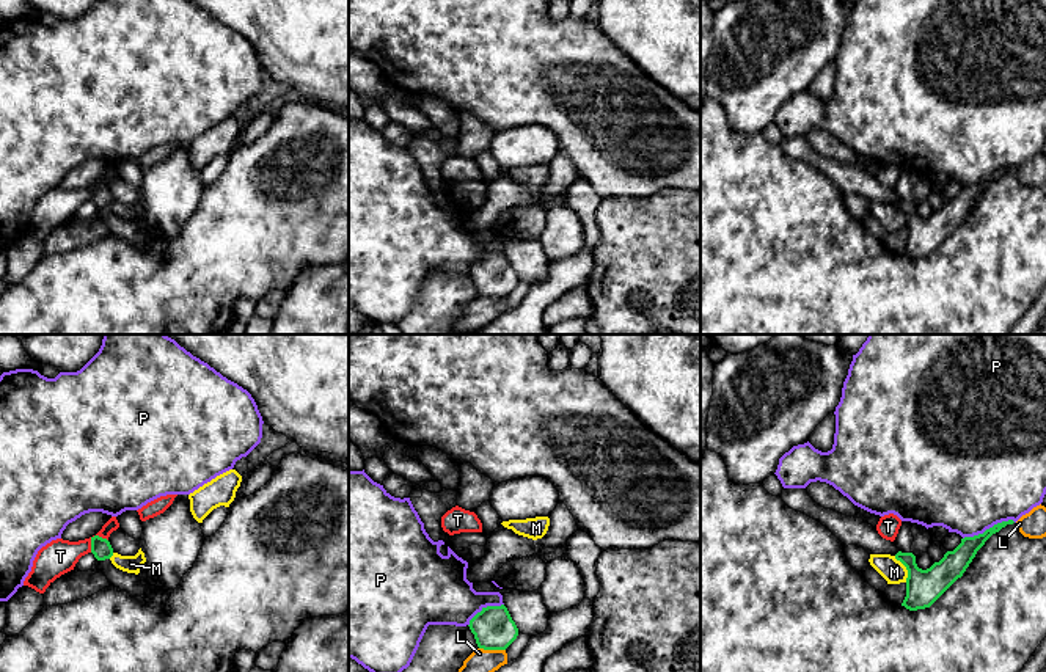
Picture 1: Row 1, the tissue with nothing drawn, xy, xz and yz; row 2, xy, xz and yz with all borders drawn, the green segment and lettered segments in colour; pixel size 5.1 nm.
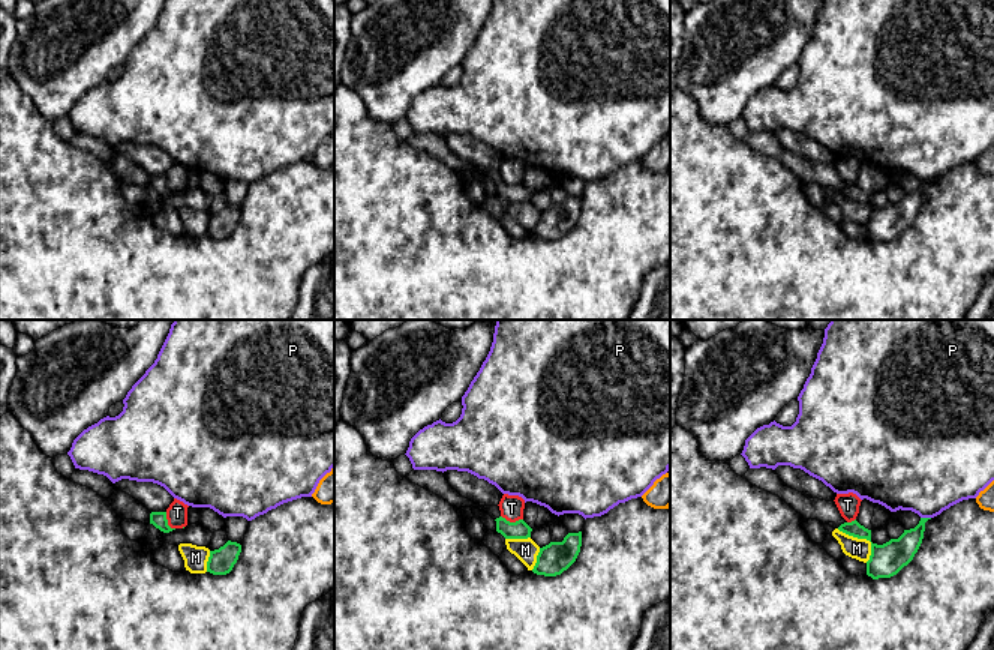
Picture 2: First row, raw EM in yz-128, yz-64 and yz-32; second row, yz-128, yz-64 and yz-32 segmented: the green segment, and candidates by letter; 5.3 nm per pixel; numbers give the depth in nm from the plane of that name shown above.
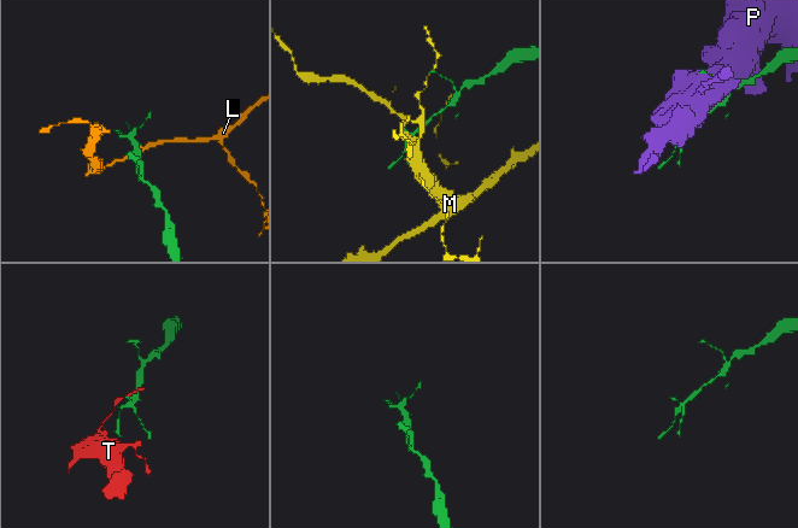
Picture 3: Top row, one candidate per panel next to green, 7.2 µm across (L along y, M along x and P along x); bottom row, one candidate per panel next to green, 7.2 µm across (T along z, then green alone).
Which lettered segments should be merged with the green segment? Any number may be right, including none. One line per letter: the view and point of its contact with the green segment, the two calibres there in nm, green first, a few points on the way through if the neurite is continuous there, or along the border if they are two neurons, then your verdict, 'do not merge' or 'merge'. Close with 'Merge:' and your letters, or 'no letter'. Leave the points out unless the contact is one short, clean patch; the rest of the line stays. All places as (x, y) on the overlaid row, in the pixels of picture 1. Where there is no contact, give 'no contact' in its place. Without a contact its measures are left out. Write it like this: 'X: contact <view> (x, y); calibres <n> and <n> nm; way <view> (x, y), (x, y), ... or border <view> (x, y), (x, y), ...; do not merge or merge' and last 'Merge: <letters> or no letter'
L: contact xz (492, 649); calibres 220 and 120 nm; border xz (479, 647), (504, 650); do not merge
M: contact yz (907, 569); calibres 180 and 120 nm; do not merge
P: contact yz (990, 528); calibres 130 and 480 nm; do not merge
T: contact xy (93, 537); calibres 100 and 180 nm; border xy (107, 539), (95, 536), (90, 551); do not merge
Merge: no letter

